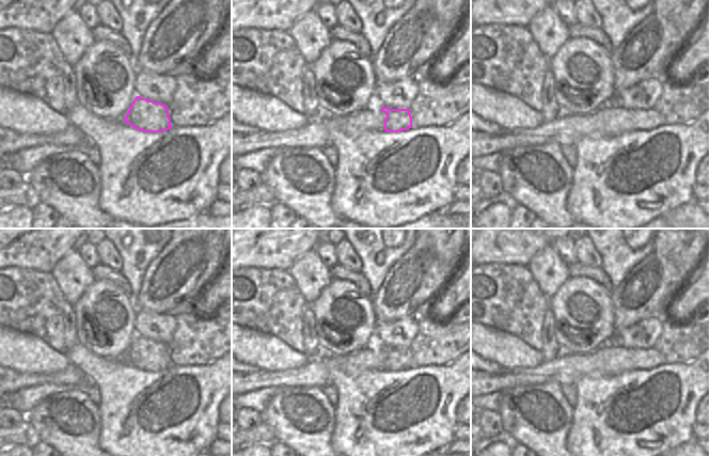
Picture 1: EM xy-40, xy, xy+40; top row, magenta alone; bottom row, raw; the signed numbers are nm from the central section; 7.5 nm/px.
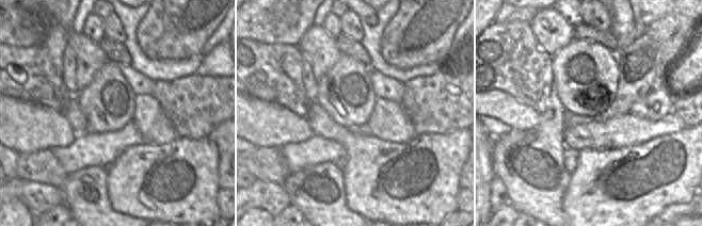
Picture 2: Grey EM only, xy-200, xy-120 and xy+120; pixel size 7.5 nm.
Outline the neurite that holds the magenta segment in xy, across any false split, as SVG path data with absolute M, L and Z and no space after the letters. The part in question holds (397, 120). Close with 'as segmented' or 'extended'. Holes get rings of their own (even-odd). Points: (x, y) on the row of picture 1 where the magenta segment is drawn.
M382 107L381 110L386 114L383 130L388 132L400 132L412 128L410 109L390 109Z; as segmented

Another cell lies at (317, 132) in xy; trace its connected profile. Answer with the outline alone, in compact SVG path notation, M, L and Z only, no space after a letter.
M373 103L349 115L326 115L310 120L302 128L283 132L261 131L255 135L232 132L232 158L268 147L319 147L331 145L331 133L358 135L364 130L382 130L386 114Z

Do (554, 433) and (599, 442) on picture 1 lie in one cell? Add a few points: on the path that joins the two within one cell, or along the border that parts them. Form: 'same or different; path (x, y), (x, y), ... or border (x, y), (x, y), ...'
different; border (572, 411), (572, 421), (565, 444)

